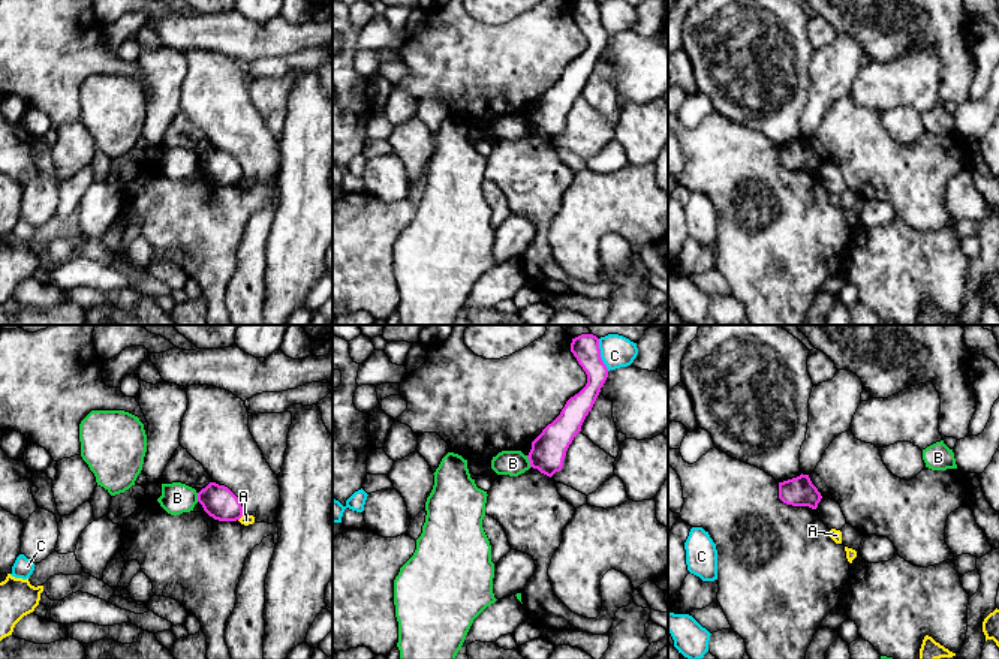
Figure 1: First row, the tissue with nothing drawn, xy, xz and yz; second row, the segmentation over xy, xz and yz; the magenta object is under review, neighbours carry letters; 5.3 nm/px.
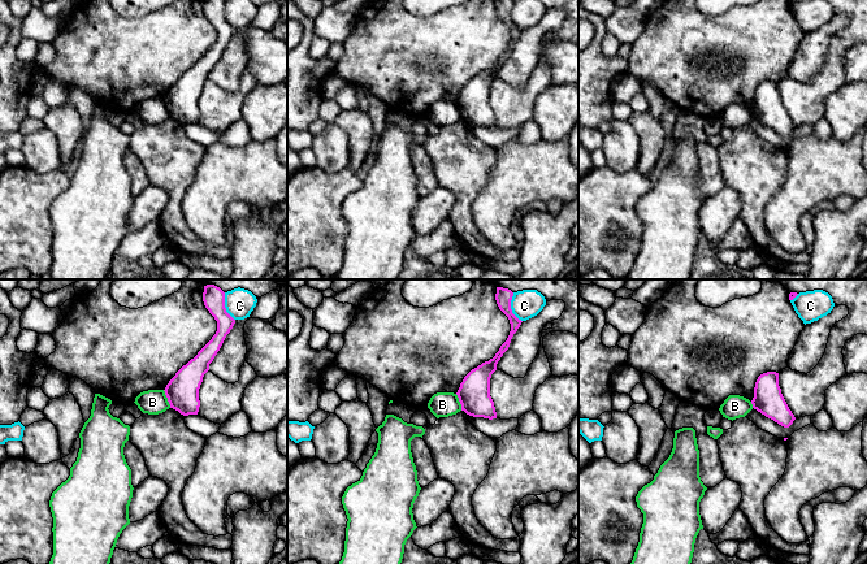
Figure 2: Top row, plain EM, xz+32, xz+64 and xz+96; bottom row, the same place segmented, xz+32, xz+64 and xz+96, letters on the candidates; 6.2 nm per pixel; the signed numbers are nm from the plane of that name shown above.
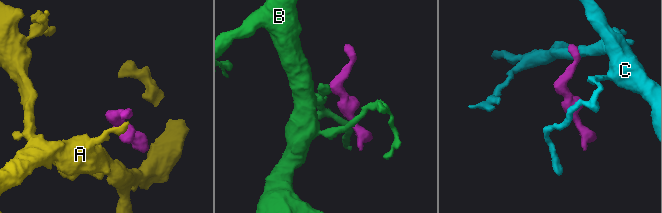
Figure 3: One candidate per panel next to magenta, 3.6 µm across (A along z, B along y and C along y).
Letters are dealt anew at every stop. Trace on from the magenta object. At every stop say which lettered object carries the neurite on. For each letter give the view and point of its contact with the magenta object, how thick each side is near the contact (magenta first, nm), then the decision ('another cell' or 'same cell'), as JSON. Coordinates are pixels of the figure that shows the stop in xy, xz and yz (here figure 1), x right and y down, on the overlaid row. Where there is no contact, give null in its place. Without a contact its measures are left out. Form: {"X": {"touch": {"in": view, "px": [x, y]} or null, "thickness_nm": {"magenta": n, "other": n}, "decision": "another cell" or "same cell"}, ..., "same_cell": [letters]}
{"A": {"touch": {"in": "xy", "px": [241, 515]}, "thickness_nm": {"magenta": 180, "other": 60}, "decision": "another cell"}, "B": {"touch": {"in": "xz", "px": [529, 460]}, "thickness_nm": {"magenta": 190, "other": 140}, "decision": "another cell"}, "C": {"touch": {"in": "xz", "px": [599, 355]}, "thickness_nm": {"magenta": 140, "other": 180}, "decision": "another cell"}, "same_cell": []}

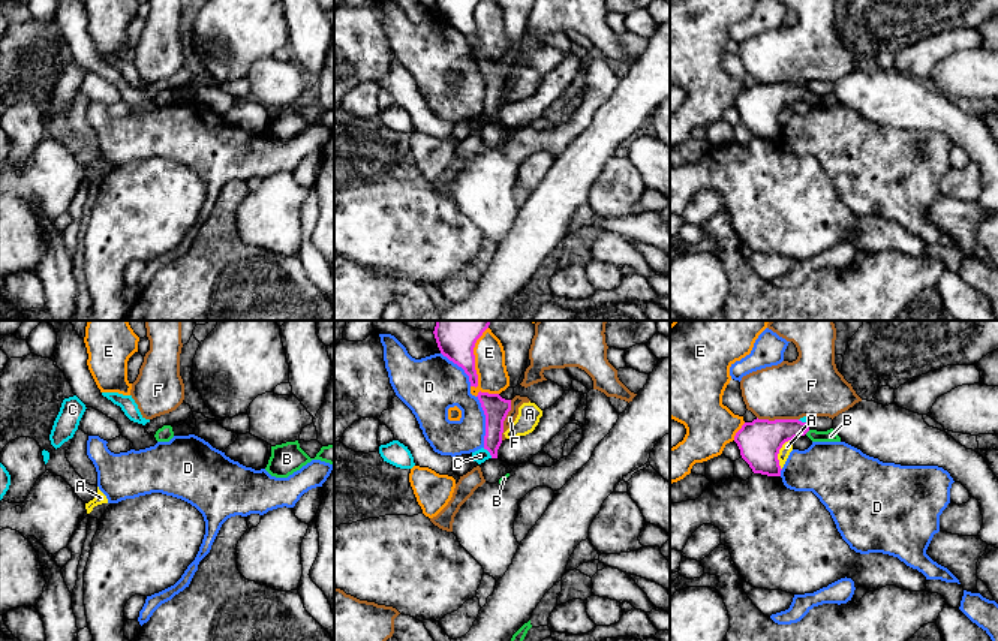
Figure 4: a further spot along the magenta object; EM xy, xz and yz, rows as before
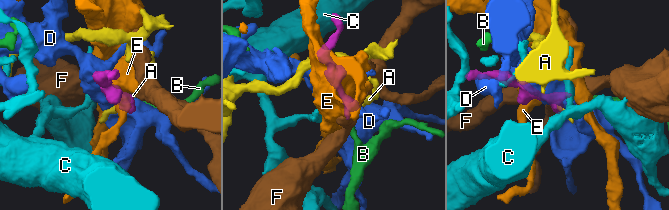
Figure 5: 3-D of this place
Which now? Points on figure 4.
{"A": {"touch": {"in": "yz", "px": [778, 453]}, "thickness_nm": {"magenta": 220, "other": 60}, "decision": "another cell"}, "B": {"touch": {"in": "yz", "px": [806, 432]}, "thickness_nm": {"magenta": 220, "other": 60}, "decision": "same cell"}, "C": {"touch": {"in": "xz", "px": [489, 451]}, "thickness_nm": {"magenta": 130, "other": 70}, "decision": "another cell"}, "D": {"touch": {"in": "xz", "px": [486, 421]}, "thickness_nm": {"magenta": 130, "other": 190}, "decision": "another cell"}, "E": {"touch": {"in": "xz", "px": [474, 358]}, "thickness_nm": {"magenta": 280, "other": 160}, "decision": "another cell"}, "F": {"touch": {"in": "yz", "px": [778, 420]}, "thickness_nm": {"magenta": 220, "other": 320}, "decision": "another cell"}, "same_cell": ["B"]}

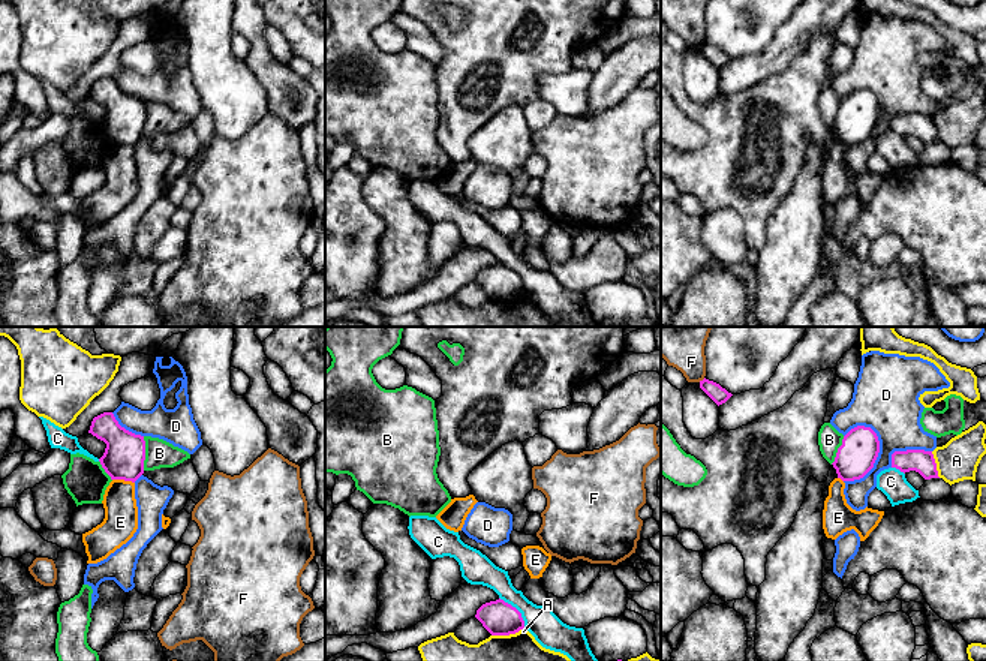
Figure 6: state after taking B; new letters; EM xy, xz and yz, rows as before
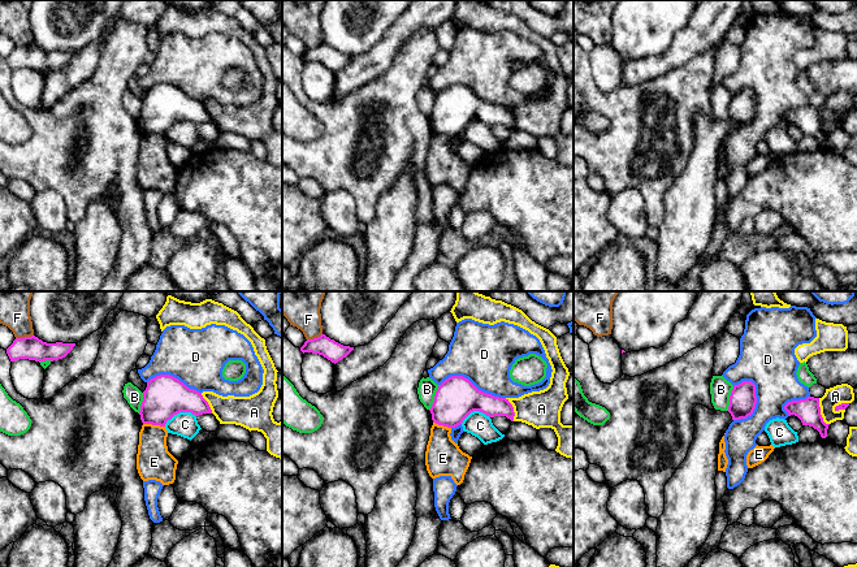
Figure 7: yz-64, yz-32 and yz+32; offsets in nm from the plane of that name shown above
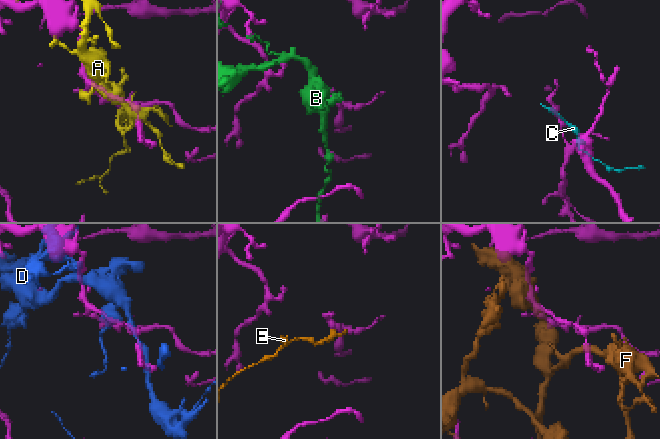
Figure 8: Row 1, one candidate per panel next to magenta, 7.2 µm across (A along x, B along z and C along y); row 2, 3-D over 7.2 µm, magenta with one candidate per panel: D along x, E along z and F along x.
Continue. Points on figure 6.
{"A": {"touch": {"in": "xz", "px": [507, 634]}, "thickness_nm": {"magenta": 190, "other": 160}, "decision": "another cell"}, "B": {"touch": {"in": "xy", "px": [144, 453]}, "thickness_nm": {"magenta": 220, "other": 150}, "decision": "another cell"}, "C": {"touch": {"in": "xz", "px": [517, 610]}, "thickness_nm": {"magenta": 190, "other": 170}, "decision": "another cell"}, "D": {"touch": {"in": "yz", "px": [875, 459]}, "thickness_nm": {"magenta": 200, "other": 280}, "decision": "another cell"}, "E": {"touch": {"in": "xy", "px": [123, 478]}, "thickness_nm": {"magenta": 220, "other": 180}, "decision": "another cell"}, "F": {"touch": {"in": "yz", "px": [703, 379]}, "thickness_nm": {"magenta": 90, "other": 260}, "decision": "another cell"}, "same_cell": []}

